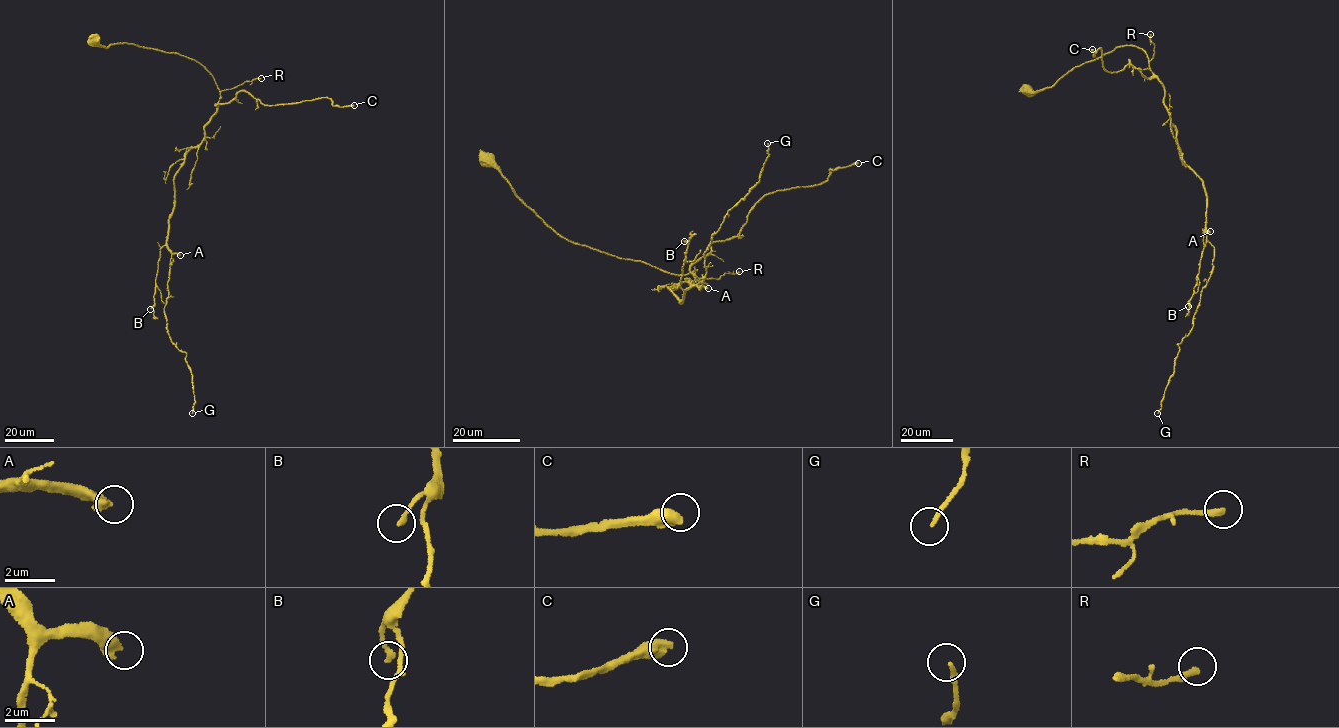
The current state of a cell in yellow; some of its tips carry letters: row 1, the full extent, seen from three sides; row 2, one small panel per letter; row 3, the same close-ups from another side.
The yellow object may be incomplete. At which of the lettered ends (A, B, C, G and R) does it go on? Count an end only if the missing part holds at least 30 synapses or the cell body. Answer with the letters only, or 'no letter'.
A, C

